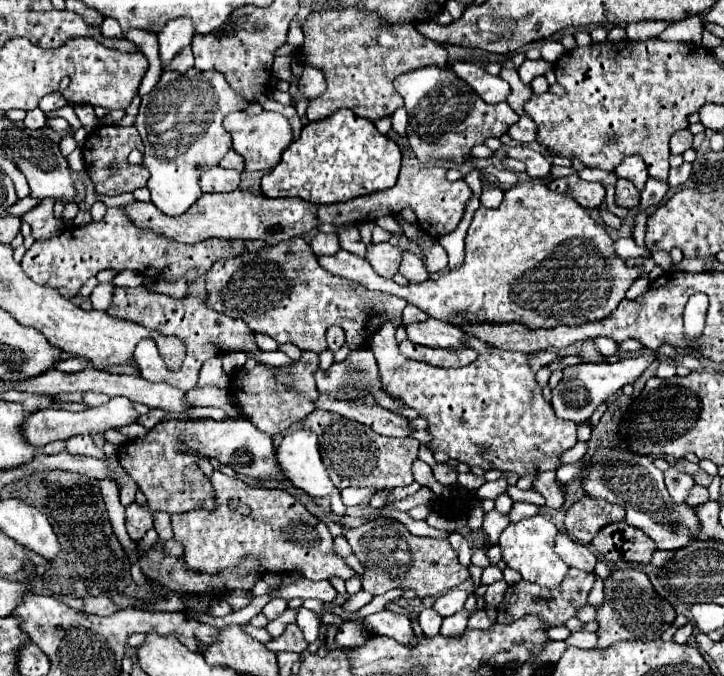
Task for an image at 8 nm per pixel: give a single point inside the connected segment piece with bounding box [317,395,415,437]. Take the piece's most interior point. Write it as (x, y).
(385, 422)

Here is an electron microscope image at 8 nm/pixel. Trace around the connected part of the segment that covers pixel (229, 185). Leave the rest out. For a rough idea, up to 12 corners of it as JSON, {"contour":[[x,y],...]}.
{"contour":[[213,167],[201,175],[203,191],[229,193],[239,187],[239,173]]}

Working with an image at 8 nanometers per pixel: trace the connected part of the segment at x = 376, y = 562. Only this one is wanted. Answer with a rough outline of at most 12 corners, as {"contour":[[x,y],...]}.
{"contour":[[379,517],[345,539],[363,591],[439,597],[471,577],[449,539]]}

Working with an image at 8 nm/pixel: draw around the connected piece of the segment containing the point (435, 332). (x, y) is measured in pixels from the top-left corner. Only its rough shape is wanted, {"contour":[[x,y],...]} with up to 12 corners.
{"contour":[[445,321],[407,325],[413,343],[465,349],[467,335]]}

